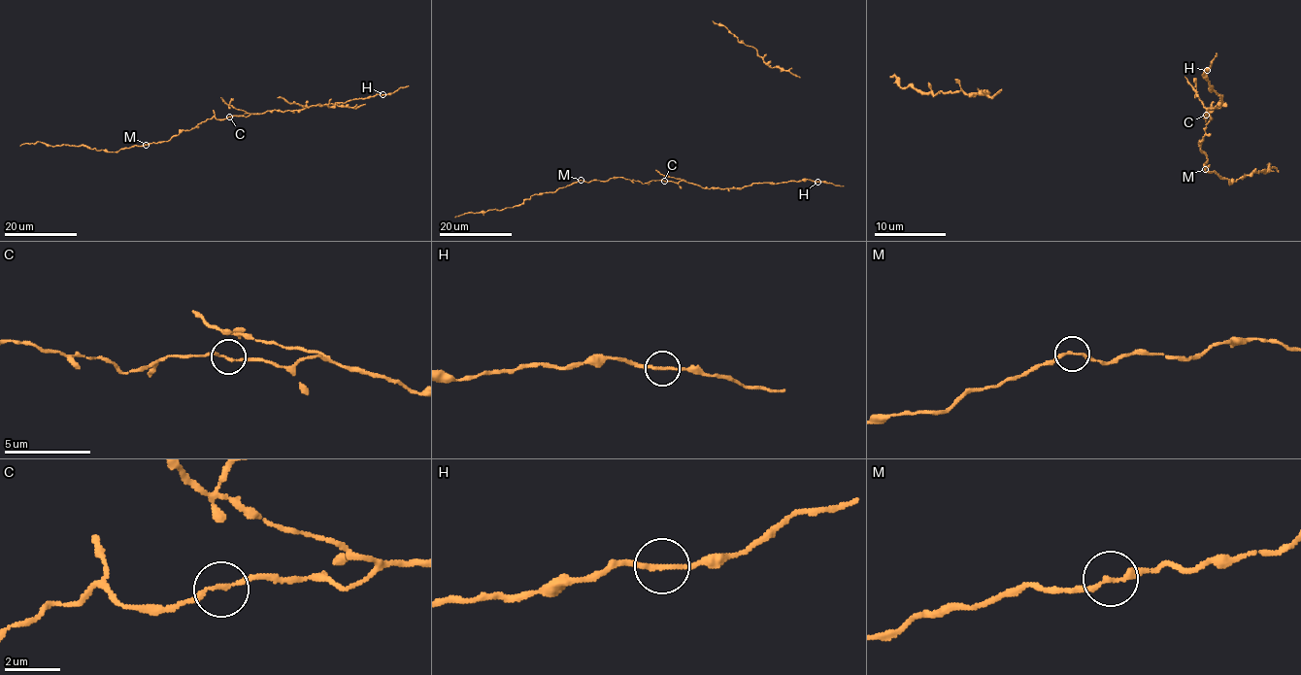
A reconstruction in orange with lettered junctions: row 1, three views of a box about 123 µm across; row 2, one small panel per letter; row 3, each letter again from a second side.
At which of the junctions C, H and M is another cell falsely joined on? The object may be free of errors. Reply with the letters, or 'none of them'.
none of them

